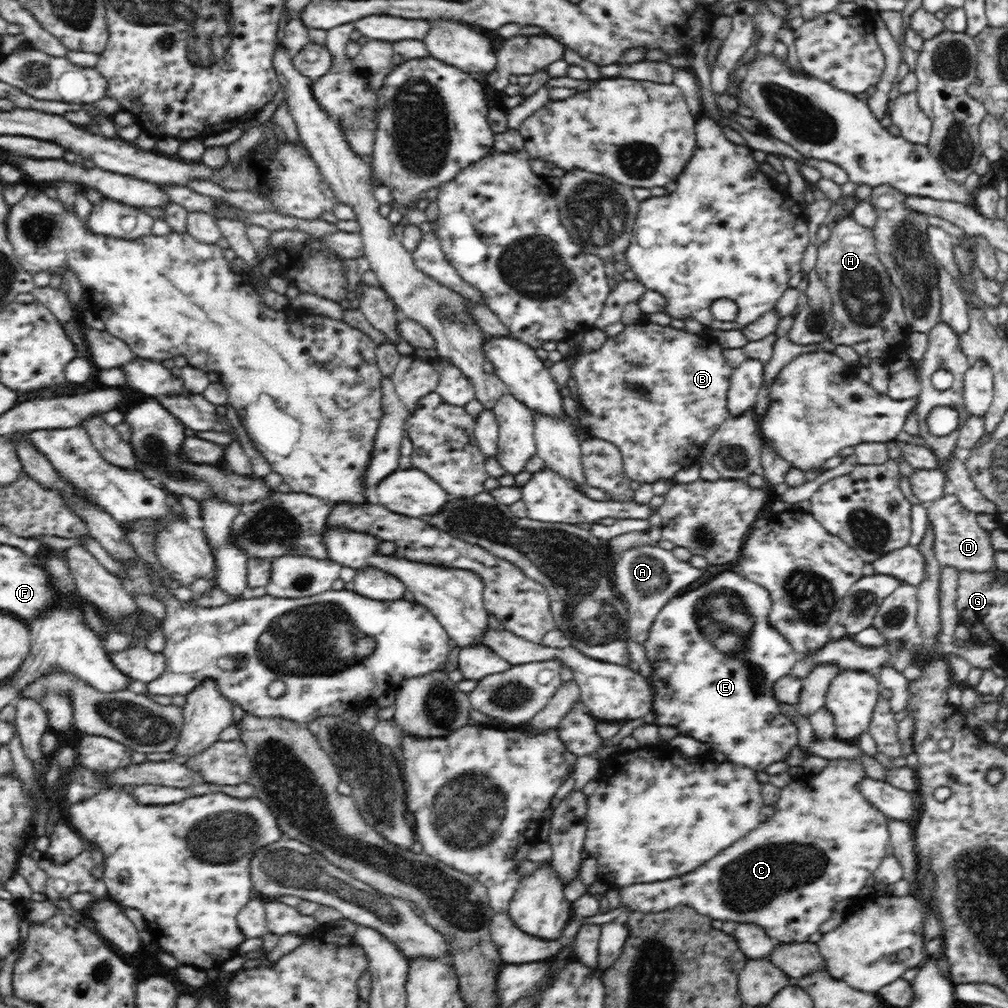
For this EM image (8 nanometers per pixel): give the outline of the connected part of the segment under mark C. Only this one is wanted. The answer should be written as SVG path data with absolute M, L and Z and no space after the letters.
M840 758L840 760L828 760L825 769L817 775L804 773L799 778L792 780L791 783L781 788L778 800L774 803L774 814L762 824L758 825L756 830L752 830L746 838L742 838L740 842L734 842L734 846L722 850L714 860L706 862L704 866L700 866L698 870L684 874L680 878L670 878L666 882L652 882L652 884L634 884L625 887L619 887L621 896L621 904L626 906L628 912L662 912L668 908L674 908L678 904L688 904L692 906L698 914L714 918L716 920L734 920L738 923L754 923L762 927L770 938L775 939L779 943L804 943L808 941L808 937L814 932L818 932L819 926L826 922L837 902L842 902L846 899L858 898L860 890L864 887L866 879L880 866L884 857L886 857L886 846L889 845L890 833L888 830L887 816L880 812L864 796L858 791L857 784L866 778L864 767L861 766L859 760L848 760Z

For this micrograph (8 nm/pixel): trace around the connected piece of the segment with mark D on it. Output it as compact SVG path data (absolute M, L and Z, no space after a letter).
M945 495L938 501L927 504L929 525L934 530L934 555L941 569L955 568L957 571L988 572L995 569L995 548L990 541L990 534L978 525L977 514L964 509L964 505L954 495Z

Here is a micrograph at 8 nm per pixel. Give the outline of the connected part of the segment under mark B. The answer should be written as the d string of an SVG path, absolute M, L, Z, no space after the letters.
M648 322L645 324L625 325L624 330L620 334L607 337L604 344L598 350L581 353L574 352L576 358L570 366L570 372L573 378L572 381L576 382L580 404L589 417L585 423L586 430L590 437L607 440L619 447L623 458L623 467L630 480L647 482L648 484L653 484L657 480L673 480L674 474L680 468L698 462L706 441L718 430L718 427L724 420L729 419L730 411L728 411L728 405L726 405L726 392L728 392L730 386L730 376L733 368L728 365L726 358L722 355L722 350L723 347L716 343L709 344L705 336L693 335L685 329L674 329L669 325L661 326Z

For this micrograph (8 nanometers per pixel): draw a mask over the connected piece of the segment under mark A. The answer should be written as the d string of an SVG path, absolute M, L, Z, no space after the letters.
M652 544L628 548L614 562L614 589L618 598L622 599L628 609L629 638L642 645L647 640L653 626L652 622L658 616L659 610L662 610L662 606L670 598L686 594L690 586L698 586L698 582L702 582L702 576L704 576L704 570L694 568L692 564L688 564L688 561L678 560L671 549L665 550Z

